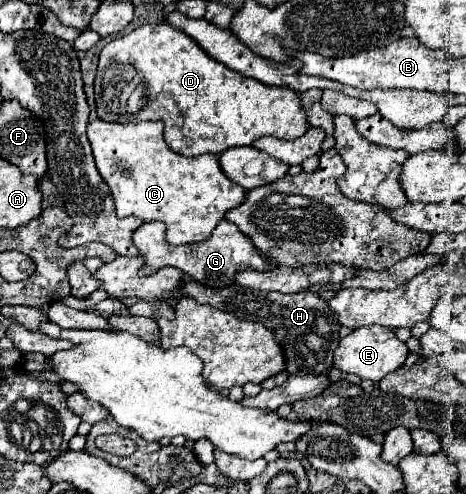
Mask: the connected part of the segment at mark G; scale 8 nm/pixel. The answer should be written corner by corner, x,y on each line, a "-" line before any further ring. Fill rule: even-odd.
221,220
213,230
211,238
203,240
201,244
183,244
183,246
171,246
165,242
165,226
161,222
145,222
133,232
133,244
145,262
143,268
139,270
141,276
149,276
149,272
155,272
157,268
163,266
175,266
201,284
207,284
211,288
225,288
231,286
233,274
237,270
267,270
267,262
257,254
249,238
227,220

